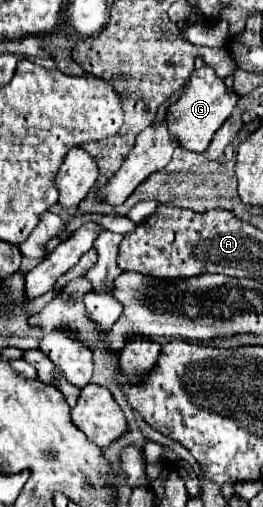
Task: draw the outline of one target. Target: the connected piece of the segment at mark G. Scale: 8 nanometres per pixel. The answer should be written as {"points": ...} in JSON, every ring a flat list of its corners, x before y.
{"points":[[202,65,200,69,196,69,194,79,190,79,186,87,188,89,184,89,184,95,168,107,170,133,178,137,178,143,184,149,202,153,208,147,212,135,232,115,240,97,234,91,228,91,224,79,220,79,210,65]]}

